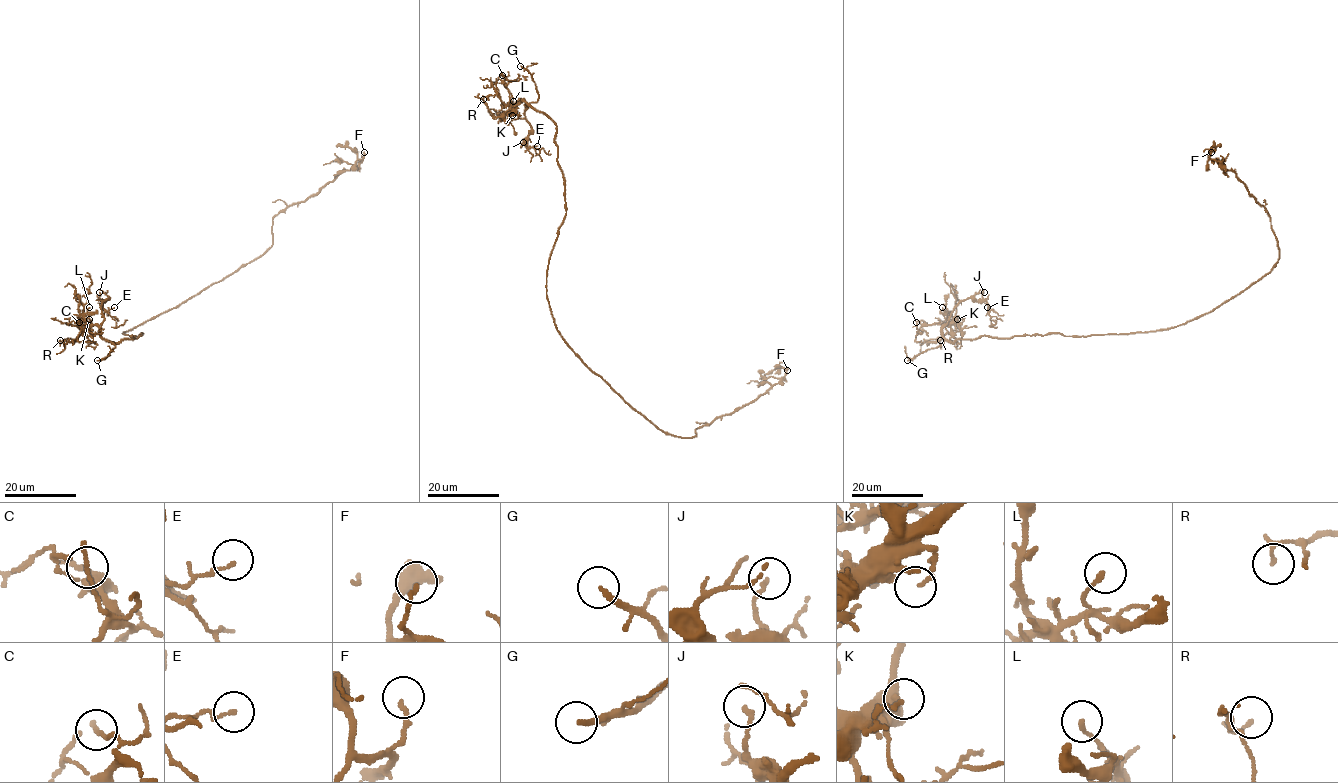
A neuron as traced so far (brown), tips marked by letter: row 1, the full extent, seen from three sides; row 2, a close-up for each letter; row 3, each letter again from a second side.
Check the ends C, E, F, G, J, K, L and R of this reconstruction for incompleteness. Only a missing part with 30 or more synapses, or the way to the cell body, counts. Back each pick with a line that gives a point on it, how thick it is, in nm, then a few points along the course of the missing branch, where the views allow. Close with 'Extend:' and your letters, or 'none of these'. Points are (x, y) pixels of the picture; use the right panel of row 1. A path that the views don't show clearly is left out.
G: at (907, 360); 200 nm thick
Extend: G

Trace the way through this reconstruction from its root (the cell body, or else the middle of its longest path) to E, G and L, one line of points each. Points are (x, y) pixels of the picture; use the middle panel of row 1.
E: (562, 336), (546, 294), (548, 260), (566, 213), (556, 125), (525, 101), (531, 128), (526, 146), (537, 146)
G: (562, 336), (546, 294), (546, 270), (566, 213), (564, 177), (556, 125), (529, 104), (537, 90), (520, 66)
L: (562, 336), (546, 294), (548, 260), (566, 213), (556, 125), (524, 101), (508, 105), (513, 101)

